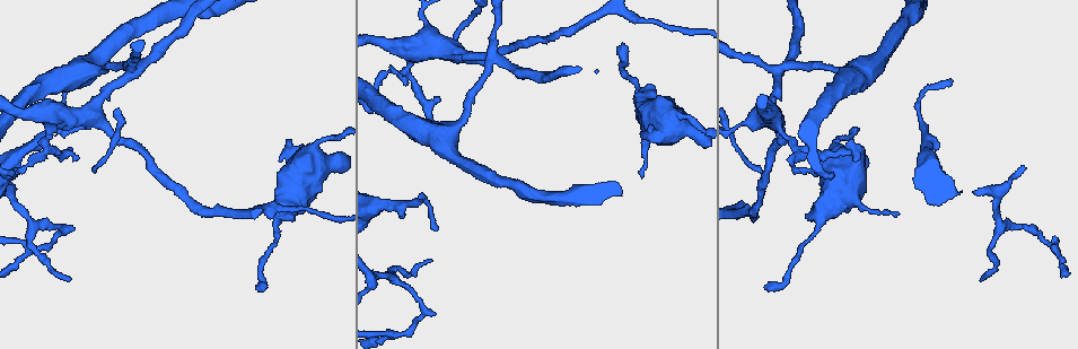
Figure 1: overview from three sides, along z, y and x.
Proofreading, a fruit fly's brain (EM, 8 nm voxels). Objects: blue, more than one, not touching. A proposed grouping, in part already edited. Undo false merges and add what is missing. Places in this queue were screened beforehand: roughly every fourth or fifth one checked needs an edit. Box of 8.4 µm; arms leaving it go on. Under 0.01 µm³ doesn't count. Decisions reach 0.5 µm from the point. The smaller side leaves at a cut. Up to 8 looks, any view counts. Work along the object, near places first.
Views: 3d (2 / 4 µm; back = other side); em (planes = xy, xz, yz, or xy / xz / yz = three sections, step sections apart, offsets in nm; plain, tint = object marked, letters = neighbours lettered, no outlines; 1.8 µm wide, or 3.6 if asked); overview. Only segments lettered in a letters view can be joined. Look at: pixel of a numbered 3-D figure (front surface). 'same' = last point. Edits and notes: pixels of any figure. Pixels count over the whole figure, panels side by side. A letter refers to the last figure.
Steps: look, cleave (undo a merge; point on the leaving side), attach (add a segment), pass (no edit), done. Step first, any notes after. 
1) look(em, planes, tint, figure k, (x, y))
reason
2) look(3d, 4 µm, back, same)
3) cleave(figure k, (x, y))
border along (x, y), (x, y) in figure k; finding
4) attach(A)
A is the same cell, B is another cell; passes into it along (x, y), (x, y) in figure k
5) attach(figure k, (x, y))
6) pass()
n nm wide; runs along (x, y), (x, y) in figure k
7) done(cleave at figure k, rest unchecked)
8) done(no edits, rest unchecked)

look(3d, 2 µm, figure 1, (25, 251))
three-way junction

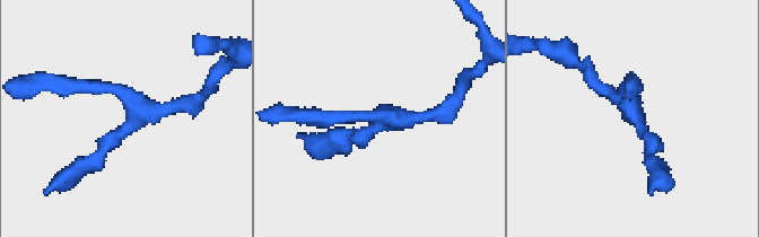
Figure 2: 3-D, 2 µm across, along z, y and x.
look(em, xz, step 16, tint, figure 2, (631, 114))

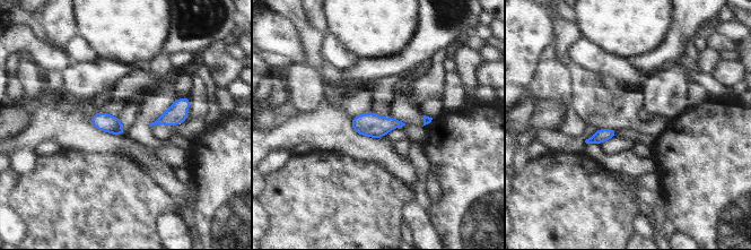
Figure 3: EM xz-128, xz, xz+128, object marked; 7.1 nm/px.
look(em, xz, step 16, letters, same)

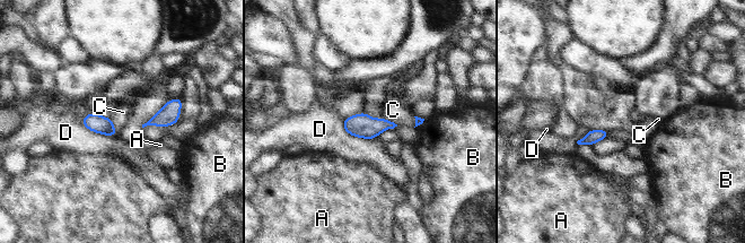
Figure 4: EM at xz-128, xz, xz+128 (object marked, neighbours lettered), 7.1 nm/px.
pass()
A, B, C and D are other cells; border along (110, 118), (117, 132) in figure 4; one neuron here

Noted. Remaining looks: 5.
look(em, xy, step 4, tint, figure 1, (851, 152))
an open end

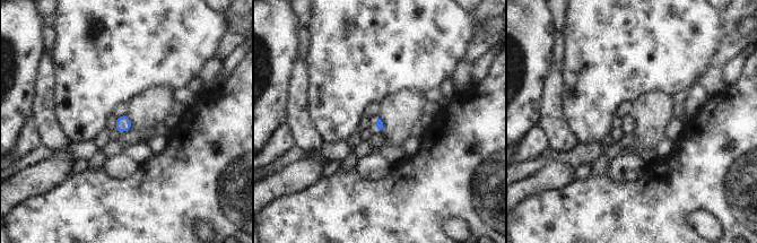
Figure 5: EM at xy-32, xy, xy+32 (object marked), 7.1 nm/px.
look(em, planes, letters, same)
cut it another way

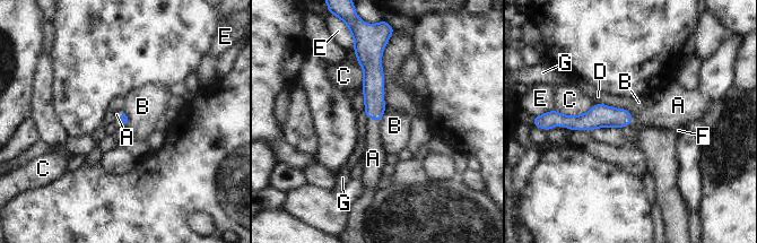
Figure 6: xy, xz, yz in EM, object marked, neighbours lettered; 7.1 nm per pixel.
attach(A)
C touches over 300 nm; A is the same cell, B, C, D, E, F and G are other cells; passes into it along (373, 86), (373, 119), (373, 154) in figure 6; the neuron continues

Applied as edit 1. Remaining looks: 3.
look(overview)

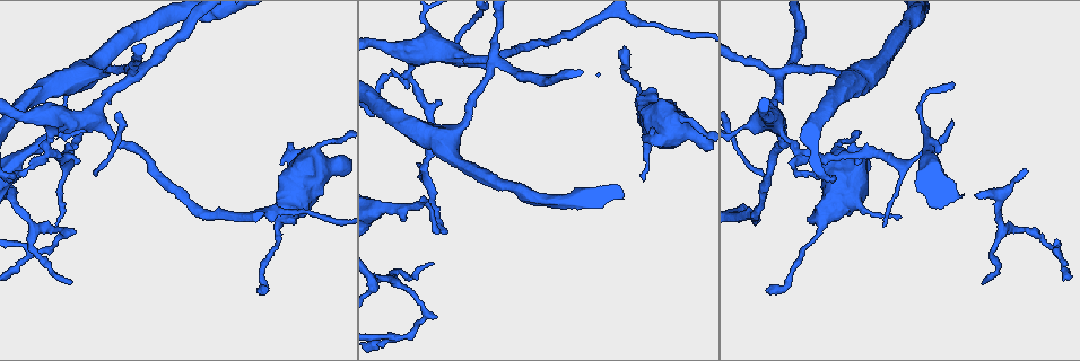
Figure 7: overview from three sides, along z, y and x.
look(em, xz, step 16, tint, figure 7, (433, 264))

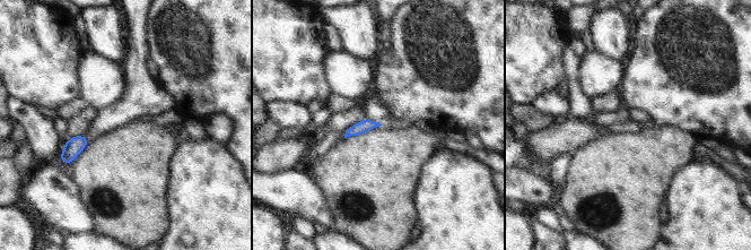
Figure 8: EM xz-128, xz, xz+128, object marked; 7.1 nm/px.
look(em, xz, step 16, letters, same)
see the neighbours

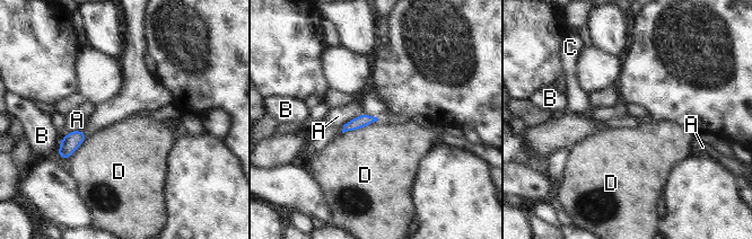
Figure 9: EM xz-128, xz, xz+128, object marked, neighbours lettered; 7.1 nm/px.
pass()
A, B, C and D are other cells; border along (377, 120), (342, 133) in figure 9; none of them fits

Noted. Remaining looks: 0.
done(attach at figure 6, rest unchecked)

